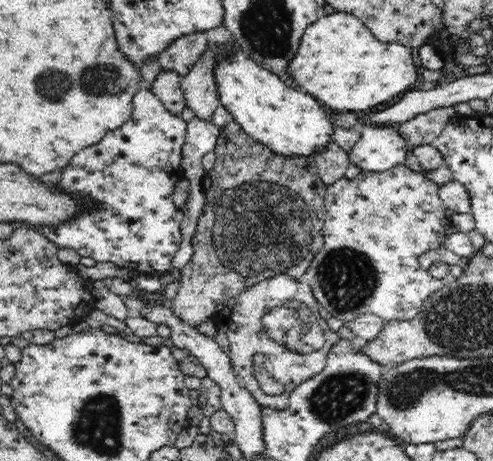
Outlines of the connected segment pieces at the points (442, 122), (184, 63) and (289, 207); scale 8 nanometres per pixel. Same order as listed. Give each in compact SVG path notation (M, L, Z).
M454 105L435 108L424 114L417 114L412 120L407 120L398 126L398 133L406 144L411 147L430 145L440 136L445 125L457 115Z
M204 31L182 35L166 50L159 52L158 62L162 71L176 72L181 78L188 75L192 66L205 54L208 40Z
M234 120L221 127L215 146L215 163L202 180L206 204L190 242L193 256L181 268L180 288L170 303L173 315L181 323L195 329L195 326L211 319L216 309L230 298L268 278L280 274L302 278L311 260L323 246L321 227L326 218L323 198L327 187L319 177L314 157L282 156L246 135Z

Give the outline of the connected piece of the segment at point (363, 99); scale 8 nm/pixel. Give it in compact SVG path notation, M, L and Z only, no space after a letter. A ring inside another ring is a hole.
M348 12L323 14L305 28L300 39L300 48L291 60L291 74L284 79L295 88L311 93L316 100L328 106L333 114L338 110L370 110L378 104L384 104L392 98L401 96L418 82L418 70L412 63L411 48L399 41L380 41L378 37L359 19Z

